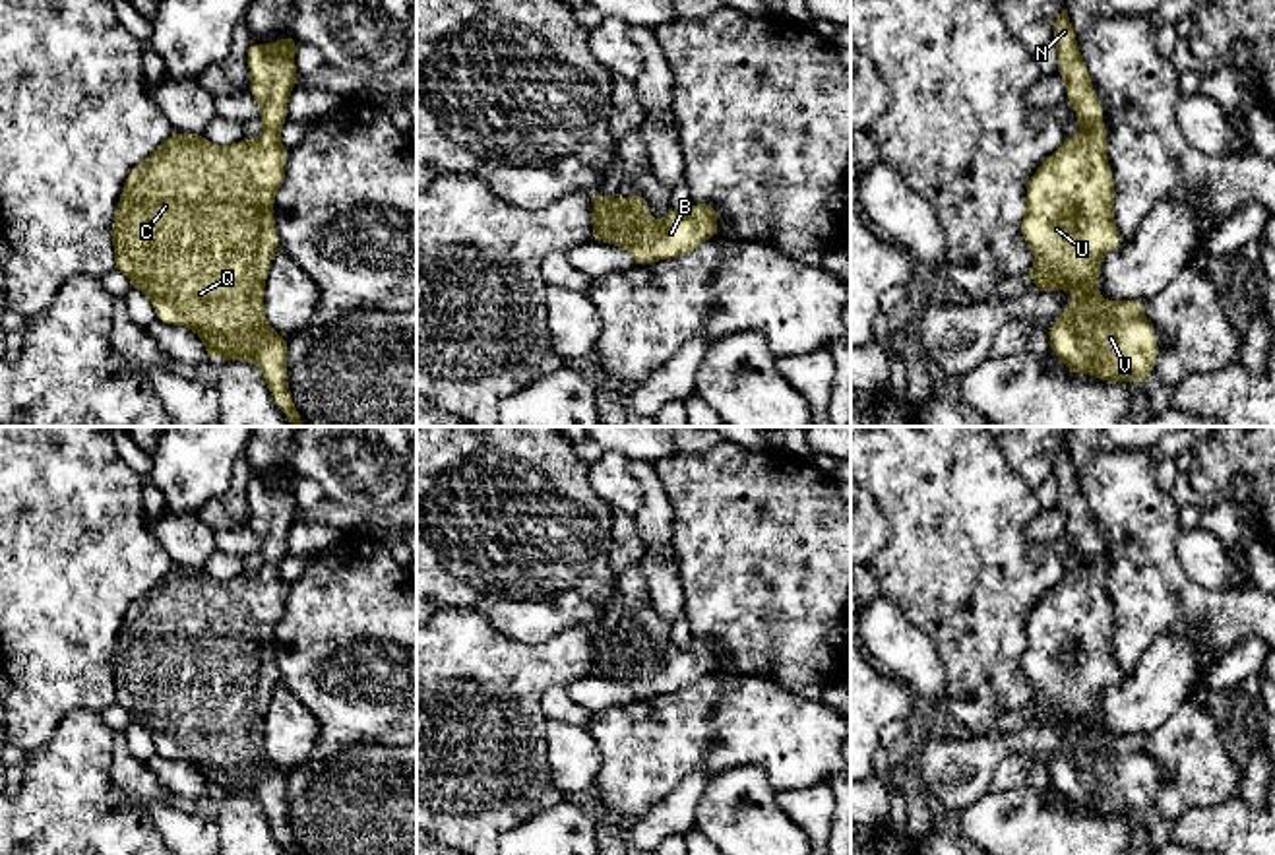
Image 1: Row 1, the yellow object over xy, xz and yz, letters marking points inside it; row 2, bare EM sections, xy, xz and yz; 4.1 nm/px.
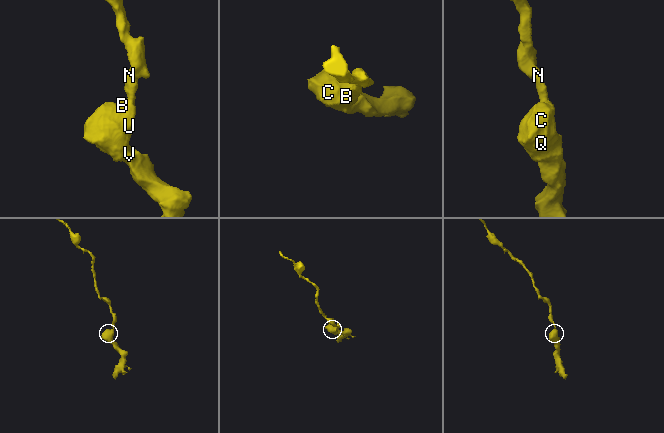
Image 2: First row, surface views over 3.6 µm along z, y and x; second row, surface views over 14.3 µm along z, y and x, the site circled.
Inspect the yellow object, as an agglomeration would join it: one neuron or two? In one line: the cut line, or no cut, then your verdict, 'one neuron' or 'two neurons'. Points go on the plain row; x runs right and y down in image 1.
no cut; one neuron

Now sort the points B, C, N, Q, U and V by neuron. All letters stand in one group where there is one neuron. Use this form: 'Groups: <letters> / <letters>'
Groups: B C N Q U V

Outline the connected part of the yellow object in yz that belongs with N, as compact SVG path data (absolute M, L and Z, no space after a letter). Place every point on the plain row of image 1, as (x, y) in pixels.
M1066 448L1058 450L1052 465L1058 481L1058 506L1066 518L1066 533L1075 543L1083 562L1031 609L1025 626L1021 673L1035 686L1035 700L1027 713L1039 727L1072 723L1075 733L1066 741L1048 766L1052 791L1072 808L1091 808L1103 816L1145 818L1159 793L1157 766L1145 752L1147 735L1104 735L1097 727L1101 692L1126 675L1114 657L1114 607L1106 593L1108 562L1101 556L1103 537L1089 516L1085 494L1075 475L1075 463Z

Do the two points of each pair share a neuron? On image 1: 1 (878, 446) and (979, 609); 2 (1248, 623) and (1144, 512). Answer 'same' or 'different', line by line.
1: same
2: same

